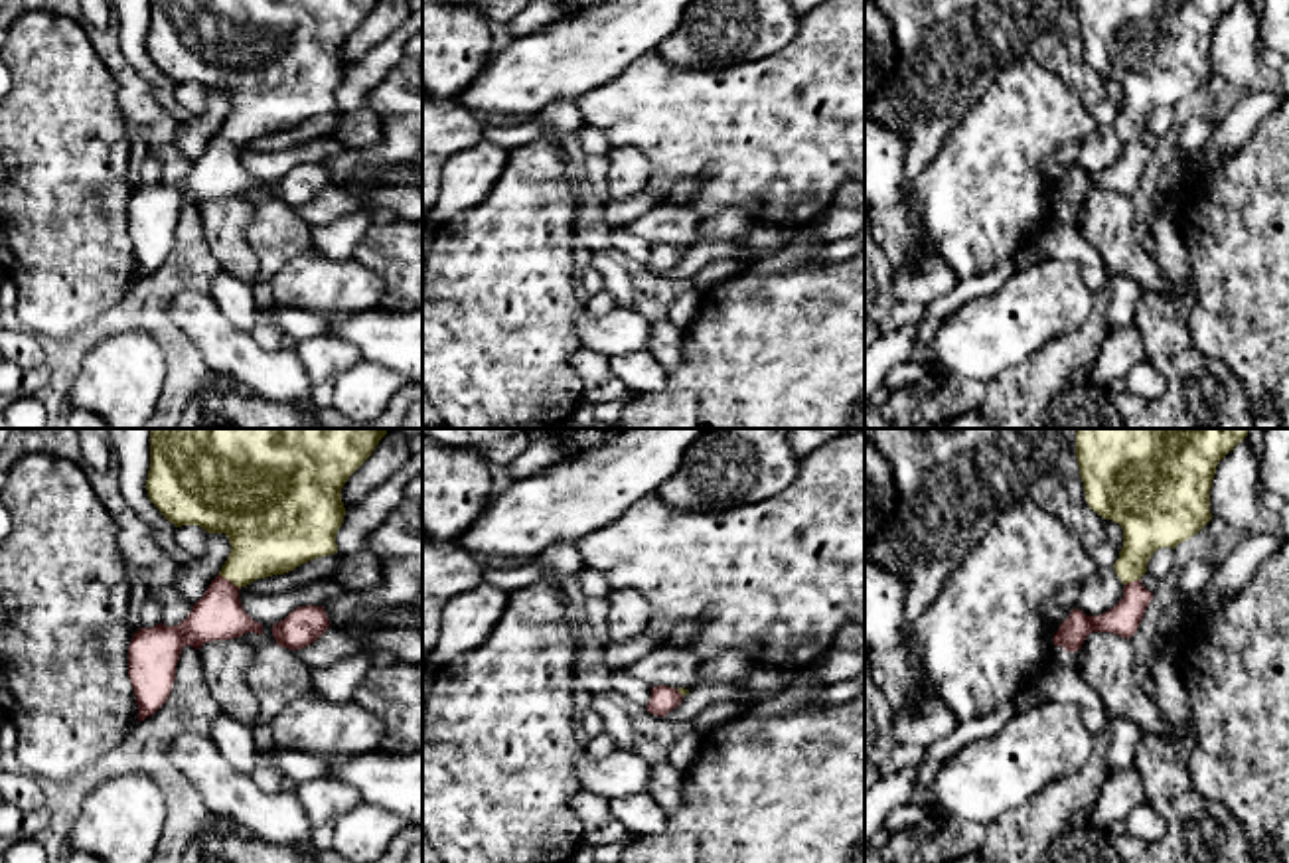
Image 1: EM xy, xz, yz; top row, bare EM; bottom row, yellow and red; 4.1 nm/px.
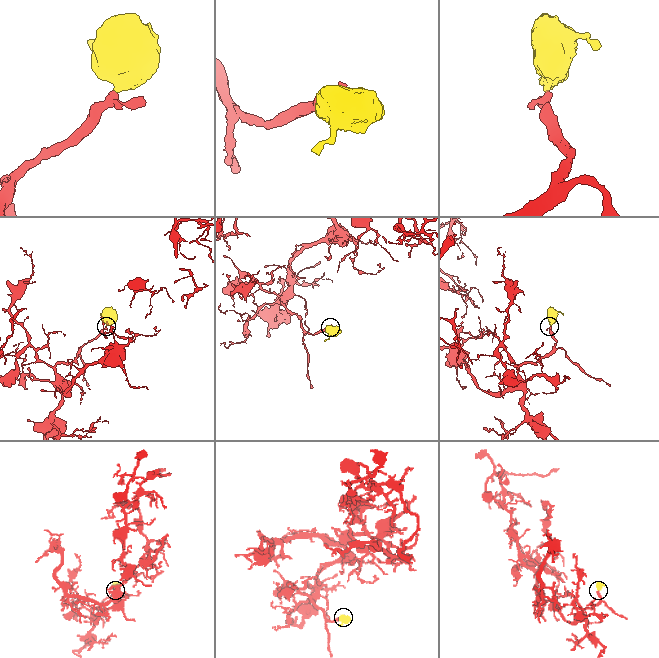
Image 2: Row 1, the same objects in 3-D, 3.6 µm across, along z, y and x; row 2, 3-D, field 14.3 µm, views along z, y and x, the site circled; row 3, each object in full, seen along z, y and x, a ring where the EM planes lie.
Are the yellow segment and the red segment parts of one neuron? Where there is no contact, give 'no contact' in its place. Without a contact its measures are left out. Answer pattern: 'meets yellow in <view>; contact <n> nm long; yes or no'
meets yellow in xy; contact 110 nm long; yes

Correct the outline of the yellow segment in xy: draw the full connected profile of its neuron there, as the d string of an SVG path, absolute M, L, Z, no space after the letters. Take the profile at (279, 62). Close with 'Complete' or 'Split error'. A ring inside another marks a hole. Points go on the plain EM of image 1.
M150 0L146 47L150 59L176 85L199 83L225 91L231 111L205 152L178 184L134 190L128 203L128 235L138 278L154 273L170 255L184 203L263 192L241 164L239 146L257 136L284 132L302 120L338 111L336 91L343 81L341 45L379 0Z. Split error

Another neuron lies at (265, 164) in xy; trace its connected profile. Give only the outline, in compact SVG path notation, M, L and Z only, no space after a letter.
M316 136L302 144L294 144L282 150L259 150L253 152L247 144L239 146L243 168L259 182L276 182L284 178L298 164L324 164L336 152L345 148L341 142L330 136Z

